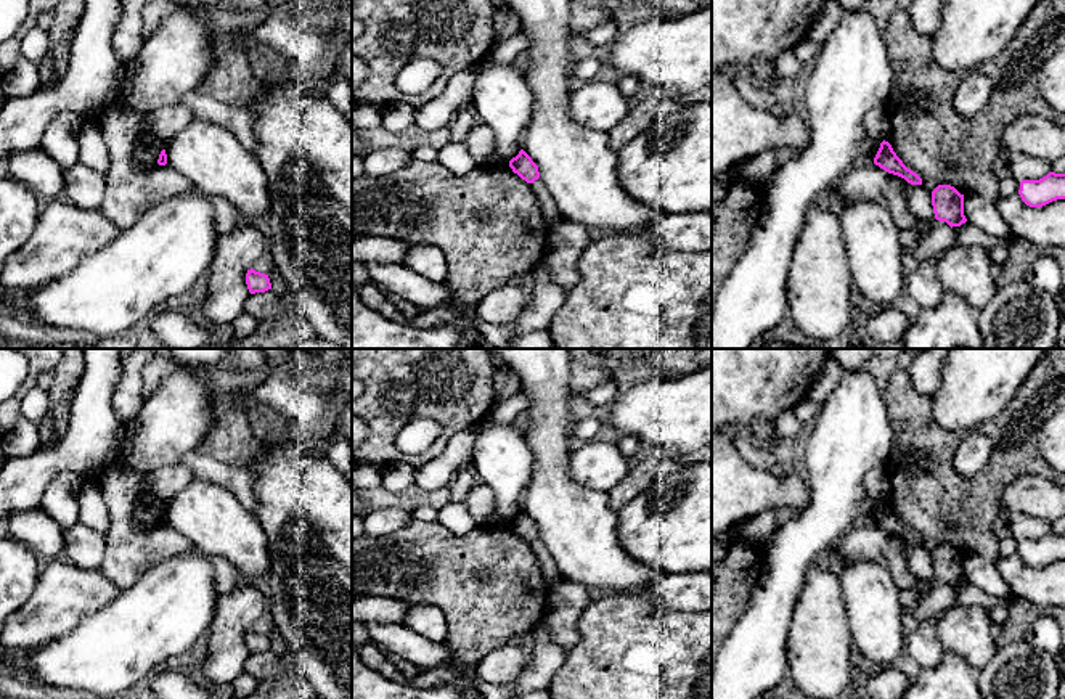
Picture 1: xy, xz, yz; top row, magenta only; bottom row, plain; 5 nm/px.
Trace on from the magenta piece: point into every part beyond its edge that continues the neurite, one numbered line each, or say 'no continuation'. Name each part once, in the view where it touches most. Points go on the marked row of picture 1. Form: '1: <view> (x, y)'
no continuation

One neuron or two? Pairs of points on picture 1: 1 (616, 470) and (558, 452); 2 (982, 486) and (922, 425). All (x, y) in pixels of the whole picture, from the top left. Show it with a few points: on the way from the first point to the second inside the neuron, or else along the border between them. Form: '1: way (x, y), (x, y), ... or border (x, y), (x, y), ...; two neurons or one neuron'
1: border (579, 444), (569, 463), (569, 474), (593, 489); two neurons
2: way (961, 486), (929, 457), (922, 445); one neuron

